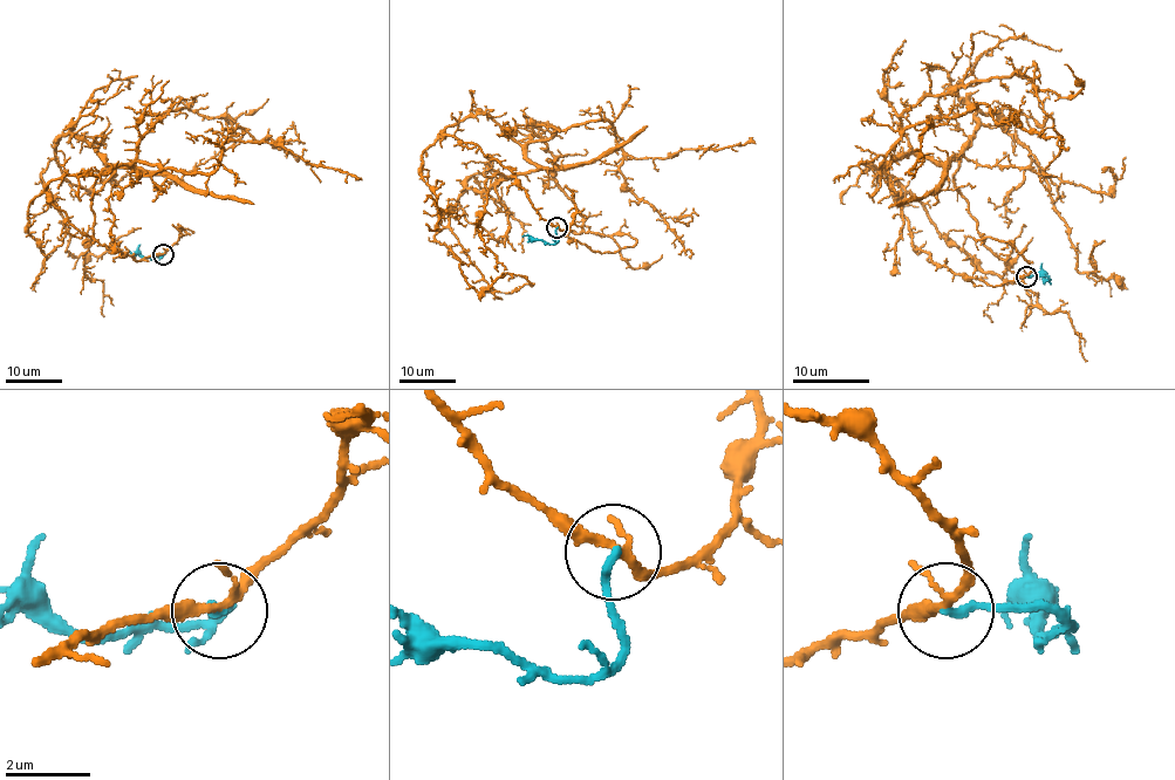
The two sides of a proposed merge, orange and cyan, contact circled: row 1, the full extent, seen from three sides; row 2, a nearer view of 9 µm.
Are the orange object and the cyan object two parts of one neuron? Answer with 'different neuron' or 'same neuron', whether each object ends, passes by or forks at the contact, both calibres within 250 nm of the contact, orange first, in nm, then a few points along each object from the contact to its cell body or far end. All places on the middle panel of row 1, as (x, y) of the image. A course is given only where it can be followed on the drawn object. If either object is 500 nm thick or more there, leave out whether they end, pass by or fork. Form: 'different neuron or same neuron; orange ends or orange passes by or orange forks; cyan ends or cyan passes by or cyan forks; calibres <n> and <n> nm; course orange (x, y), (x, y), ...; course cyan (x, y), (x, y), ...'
different neuron; orange forks; cyan ends; calibres 180 and 190 nm; course orange (557, 227), (446, 128), (489, 114), (538, 168), (464, 192), (435, 238), (478, 292), (506, 273), (534, 285); course cyan (557, 227), (559, 239), (554, 244), (521, 237)

